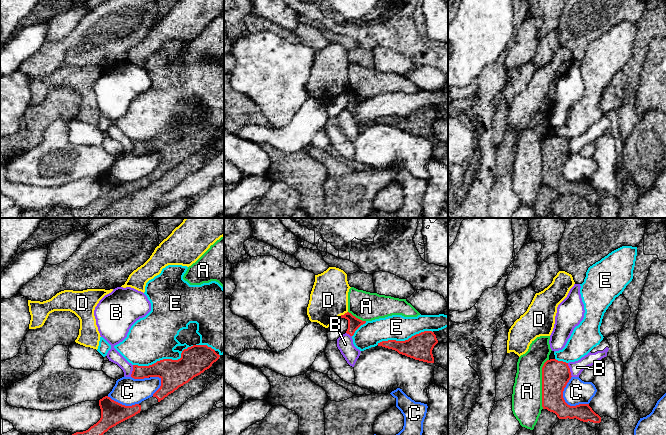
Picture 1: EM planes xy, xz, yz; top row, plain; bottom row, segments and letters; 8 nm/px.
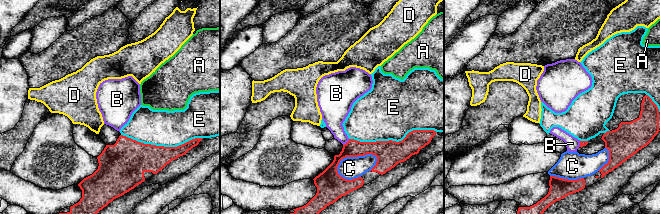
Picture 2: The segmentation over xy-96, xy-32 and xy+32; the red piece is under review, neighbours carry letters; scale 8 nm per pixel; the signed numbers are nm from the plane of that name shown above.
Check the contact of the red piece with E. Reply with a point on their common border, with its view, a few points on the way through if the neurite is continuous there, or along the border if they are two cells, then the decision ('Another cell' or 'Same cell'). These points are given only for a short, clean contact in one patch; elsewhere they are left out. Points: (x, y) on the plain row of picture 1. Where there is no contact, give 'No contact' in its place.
Touches red at xy (165, 135). Another cell

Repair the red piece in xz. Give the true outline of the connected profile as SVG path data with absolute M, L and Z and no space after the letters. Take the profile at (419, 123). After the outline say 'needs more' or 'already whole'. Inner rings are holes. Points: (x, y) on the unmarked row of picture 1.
M424 107L416 110L405 117L388 116L378 119L388 125L397 127L399 130L415 136L434 139L432 126L438 119L436 111L432 107Z; already whole

